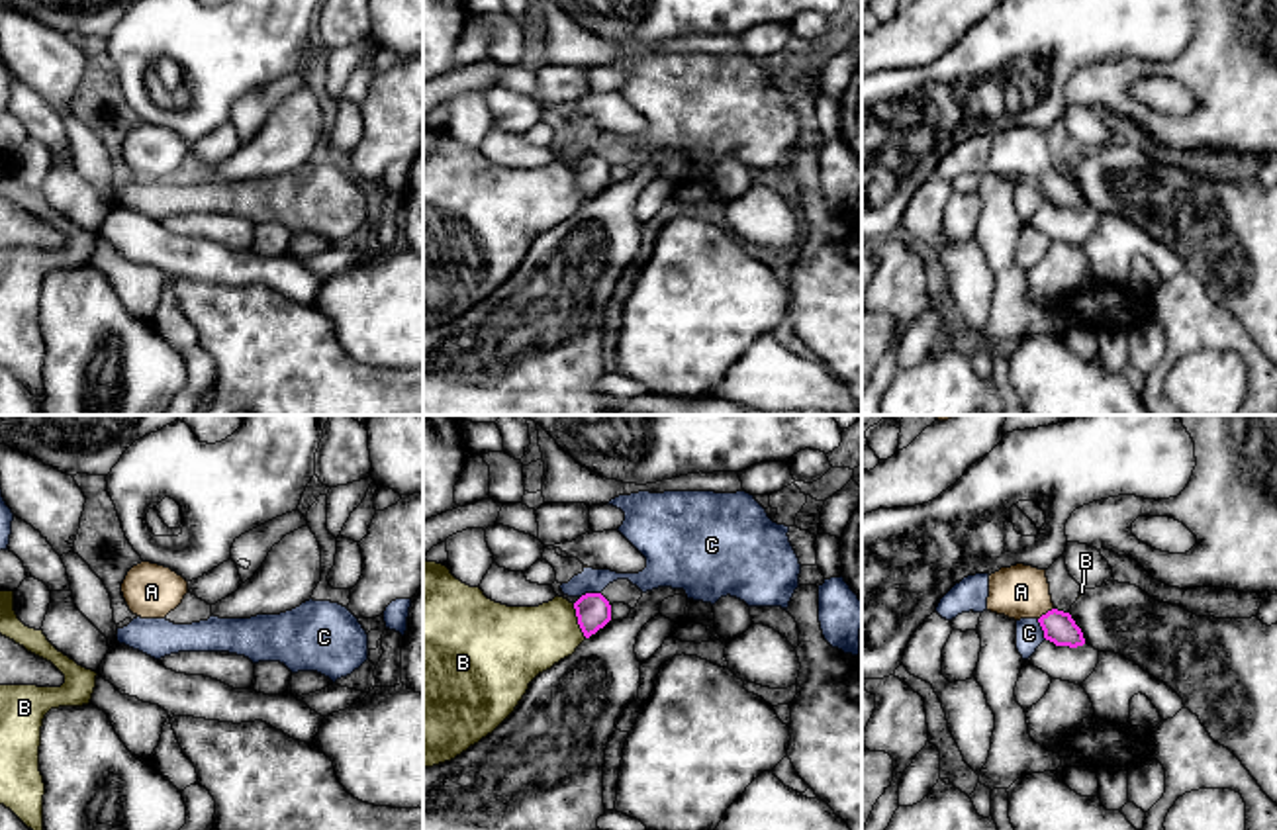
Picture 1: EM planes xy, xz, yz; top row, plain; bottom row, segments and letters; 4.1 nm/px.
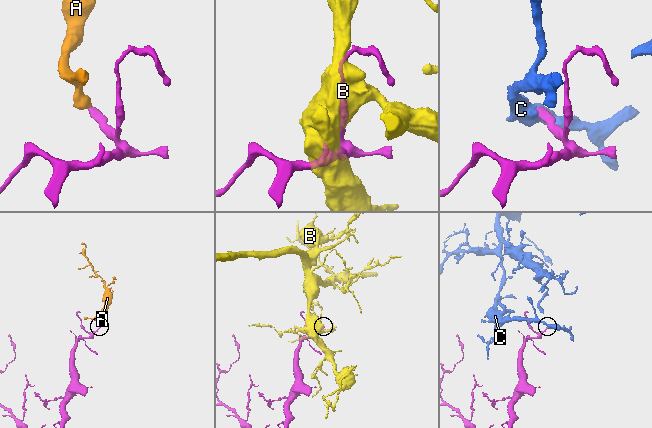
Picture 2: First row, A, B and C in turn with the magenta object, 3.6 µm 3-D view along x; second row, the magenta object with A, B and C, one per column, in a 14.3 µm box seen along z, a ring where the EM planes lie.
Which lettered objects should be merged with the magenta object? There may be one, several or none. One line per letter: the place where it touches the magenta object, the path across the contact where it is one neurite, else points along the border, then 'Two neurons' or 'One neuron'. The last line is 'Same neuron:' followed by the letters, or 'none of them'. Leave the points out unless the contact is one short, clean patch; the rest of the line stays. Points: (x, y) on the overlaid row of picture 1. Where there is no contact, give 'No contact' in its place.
A: Touches magenta at yz (1046, 613). Path across: yz (1058, 627), (1046, 613), (1021, 592). One neuron
B: Touches magenta at xz (578, 621). Two neurons
C: Touches magenta at xz (590, 594). Boundary: xz (600, 592), (588, 592), (580, 598). Two neurons
Same neuron: A

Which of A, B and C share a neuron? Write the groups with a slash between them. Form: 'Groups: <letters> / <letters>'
Groups: A / B / C

